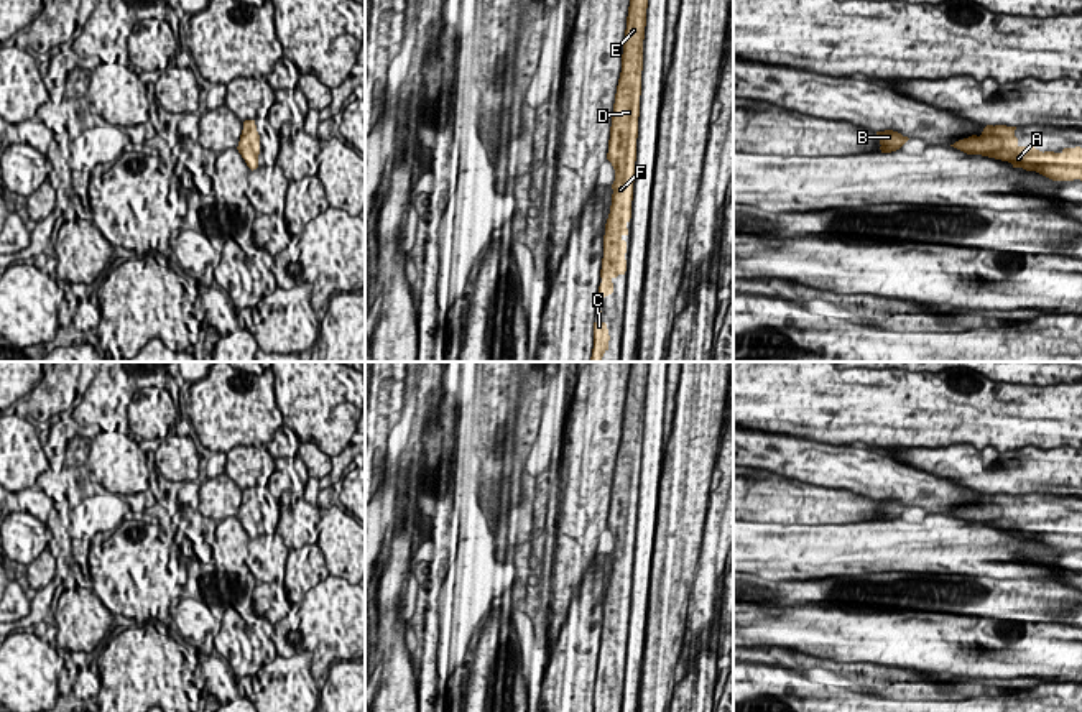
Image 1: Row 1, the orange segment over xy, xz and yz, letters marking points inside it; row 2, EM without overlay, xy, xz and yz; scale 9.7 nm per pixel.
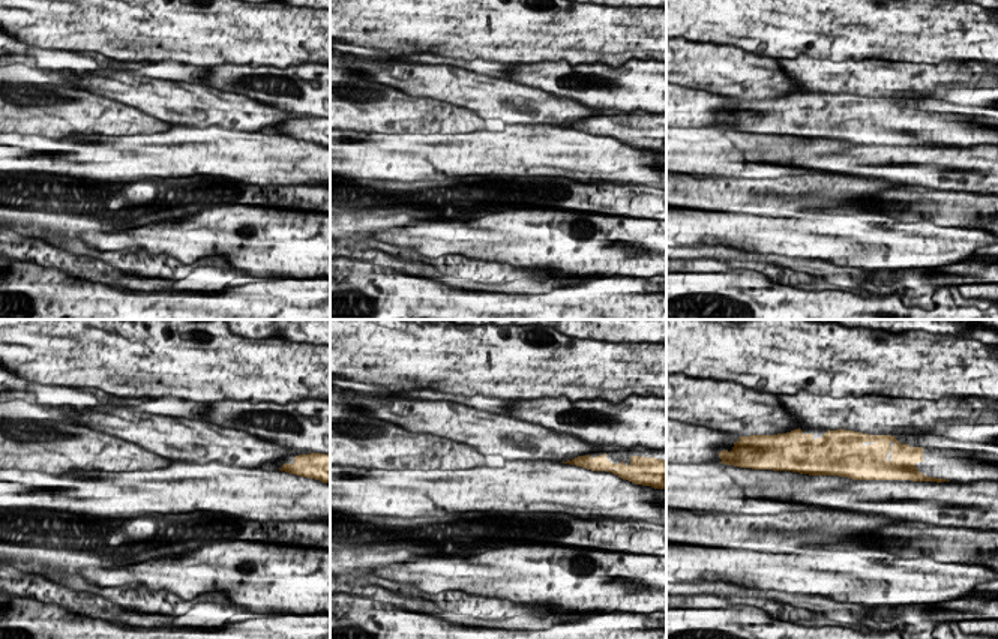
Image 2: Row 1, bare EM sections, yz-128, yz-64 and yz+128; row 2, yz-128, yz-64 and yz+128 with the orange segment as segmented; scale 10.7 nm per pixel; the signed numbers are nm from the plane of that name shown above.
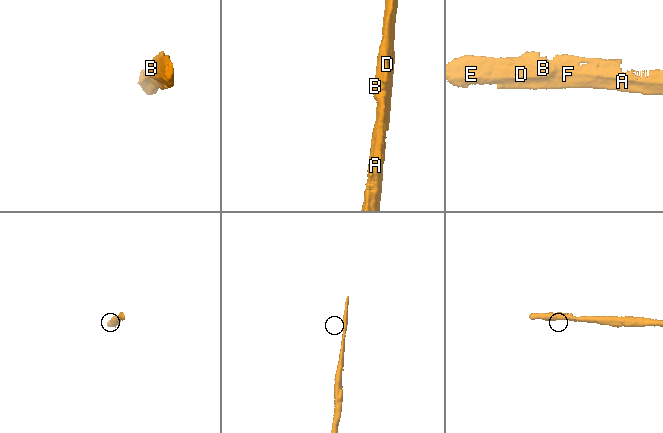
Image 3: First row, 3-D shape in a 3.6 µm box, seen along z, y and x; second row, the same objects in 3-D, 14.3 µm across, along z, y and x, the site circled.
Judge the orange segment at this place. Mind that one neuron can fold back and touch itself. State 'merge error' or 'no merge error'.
no merge error

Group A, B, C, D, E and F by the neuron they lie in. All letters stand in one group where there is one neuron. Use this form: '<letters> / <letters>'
A B C D E F

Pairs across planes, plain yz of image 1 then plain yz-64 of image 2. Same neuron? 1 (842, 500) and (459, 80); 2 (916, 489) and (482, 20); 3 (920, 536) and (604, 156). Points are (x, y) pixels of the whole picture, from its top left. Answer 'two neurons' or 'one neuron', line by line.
1: two neurons
2: two neurons
3: one neuron

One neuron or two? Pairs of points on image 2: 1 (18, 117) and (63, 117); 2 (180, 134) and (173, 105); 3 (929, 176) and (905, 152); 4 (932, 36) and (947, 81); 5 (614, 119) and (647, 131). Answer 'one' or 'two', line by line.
1: one
2: two
3: one
4: two
5: one

